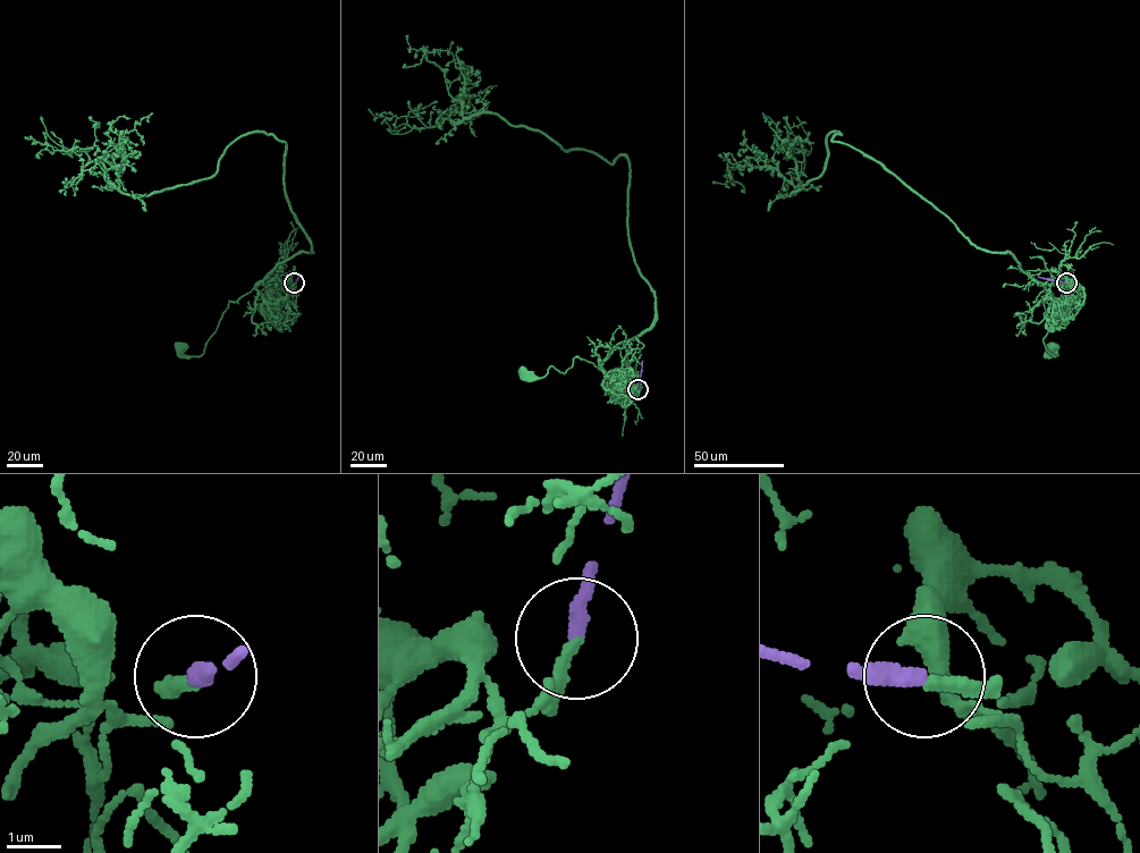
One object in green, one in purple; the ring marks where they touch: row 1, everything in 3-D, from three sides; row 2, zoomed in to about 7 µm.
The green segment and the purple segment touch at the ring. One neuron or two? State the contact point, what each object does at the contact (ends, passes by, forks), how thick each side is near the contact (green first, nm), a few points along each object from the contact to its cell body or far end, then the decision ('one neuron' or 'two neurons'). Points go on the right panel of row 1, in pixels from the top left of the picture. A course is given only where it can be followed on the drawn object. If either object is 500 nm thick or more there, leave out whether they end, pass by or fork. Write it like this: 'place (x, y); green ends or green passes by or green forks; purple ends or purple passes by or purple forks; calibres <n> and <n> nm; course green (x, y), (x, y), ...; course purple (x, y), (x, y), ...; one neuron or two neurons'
place (1066, 283); green passes by; purple ends; calibres 170 and 320 nm; course green (1066, 283), (1064, 275), (1047, 285), (1035, 301), (1043, 303), (1049, 319), (1044, 343), (1055, 356), (1049, 347); course purple (1066, 283), (1038, 276); one neuron

